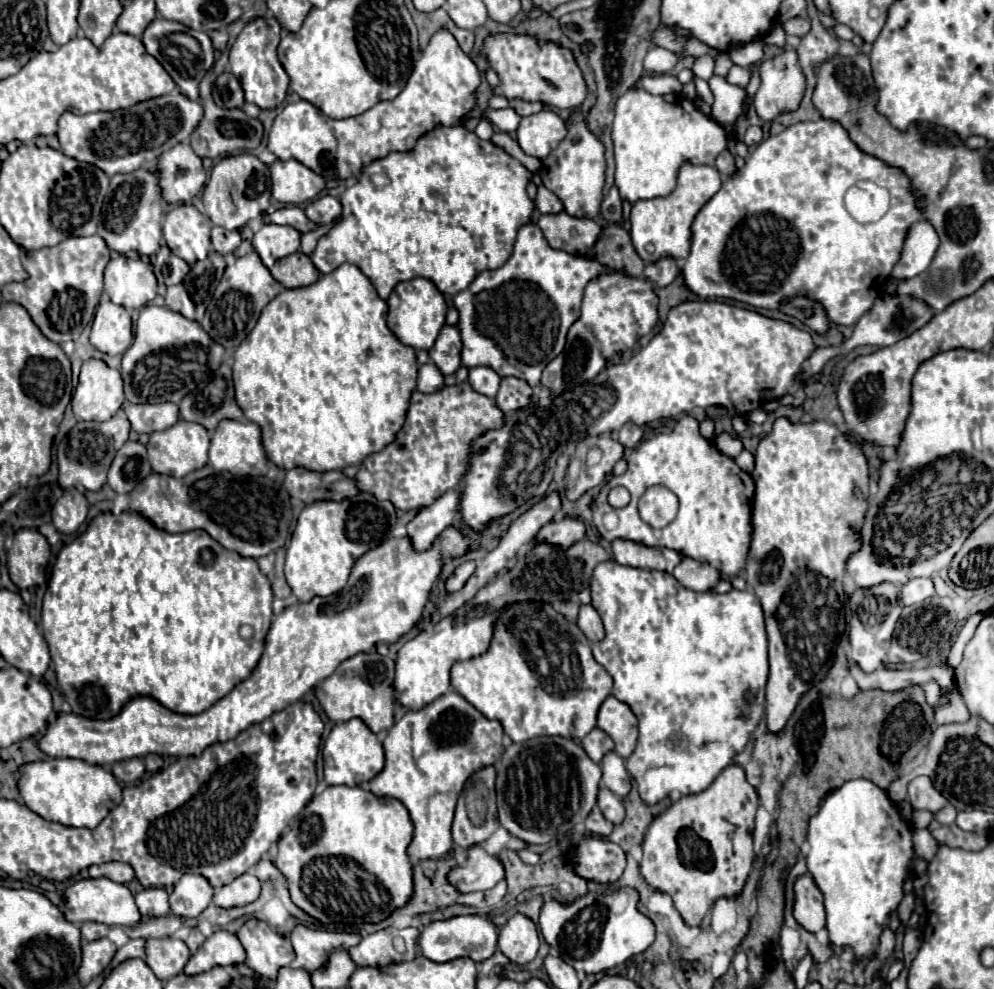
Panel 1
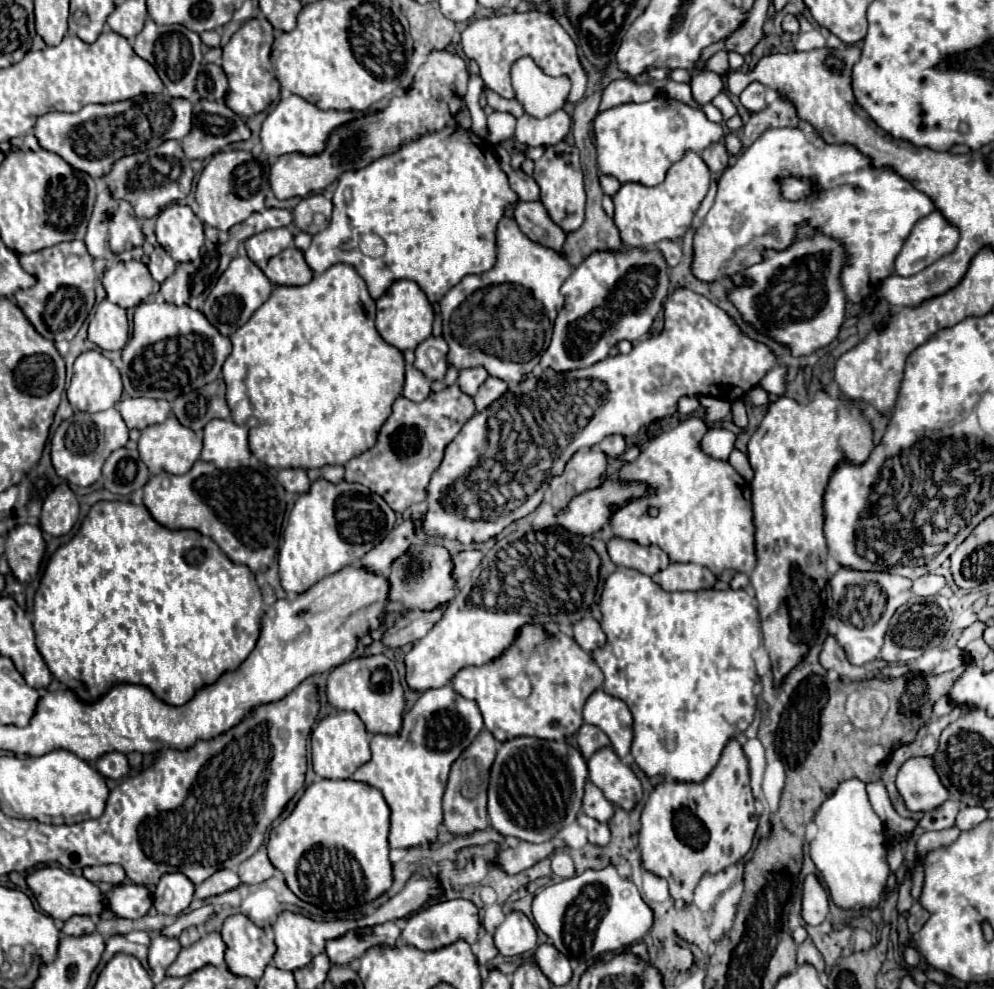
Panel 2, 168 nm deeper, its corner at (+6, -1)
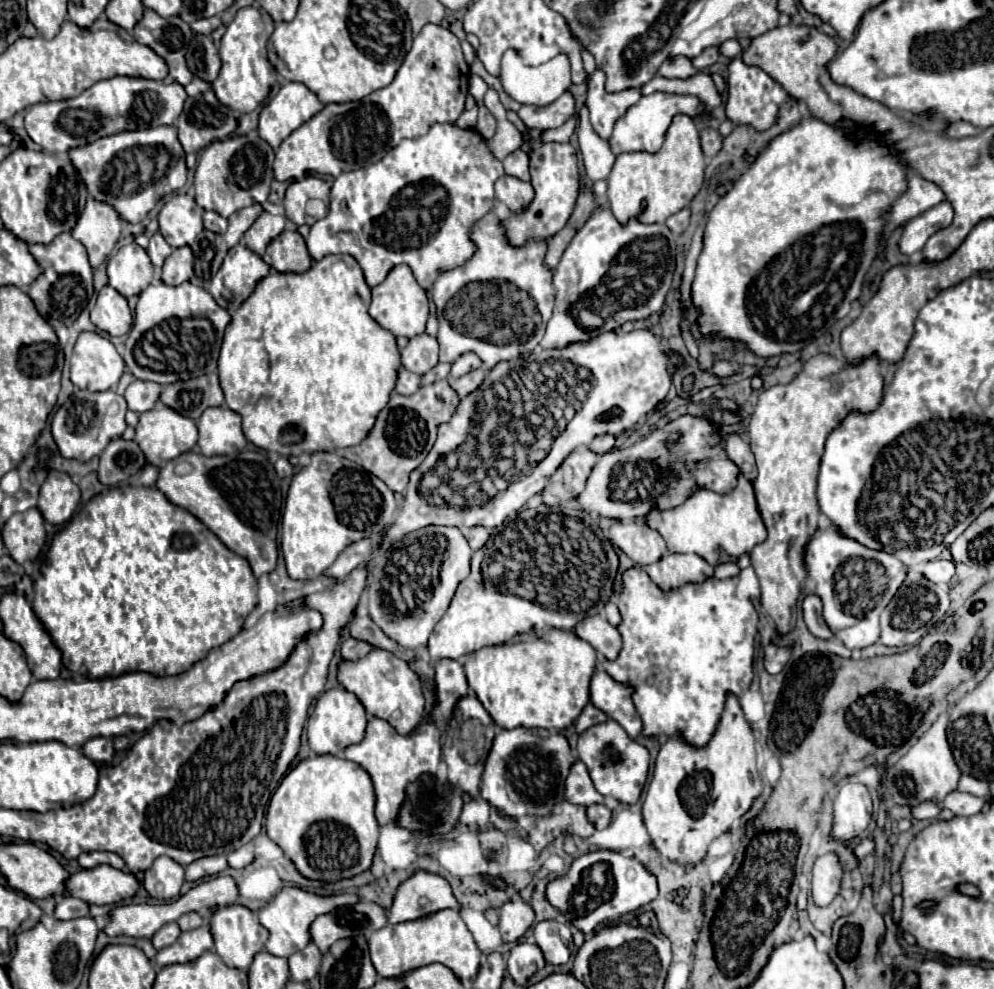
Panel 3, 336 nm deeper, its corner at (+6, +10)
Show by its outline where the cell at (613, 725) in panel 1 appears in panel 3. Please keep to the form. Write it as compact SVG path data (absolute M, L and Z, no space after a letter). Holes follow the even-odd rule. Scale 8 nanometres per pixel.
M596 670L590 682L590 702L608 718L616 720L630 738L642 732L642 720L632 704L632 688L612 680L604 670Z

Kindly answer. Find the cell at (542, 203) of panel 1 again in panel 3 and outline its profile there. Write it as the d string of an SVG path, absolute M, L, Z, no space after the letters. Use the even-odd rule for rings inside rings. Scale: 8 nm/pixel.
M516 150L512 154L508 154L504 160L504 170L508 176L520 178L522 182L530 182L530 172L528 172L528 154L522 150Z

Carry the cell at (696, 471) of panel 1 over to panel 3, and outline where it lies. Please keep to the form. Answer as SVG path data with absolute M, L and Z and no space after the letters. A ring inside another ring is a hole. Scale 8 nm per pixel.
M742 474L738 476L738 484L728 494L710 492L706 488L698 488L684 504L670 510L652 508L642 518L650 528L658 530L664 538L668 552L678 554L698 554L712 566L718 562L718 550L726 550L730 556L738 558L742 554L750 554L754 546L766 540L766 528L762 516L756 508L754 488L752 482L746 480Z

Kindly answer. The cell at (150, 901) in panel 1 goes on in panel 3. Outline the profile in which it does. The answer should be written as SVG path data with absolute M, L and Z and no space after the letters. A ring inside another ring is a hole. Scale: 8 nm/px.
M102 864L92 870L72 874L66 882L66 888L72 896L90 904L120 904L136 896L140 882L130 872Z

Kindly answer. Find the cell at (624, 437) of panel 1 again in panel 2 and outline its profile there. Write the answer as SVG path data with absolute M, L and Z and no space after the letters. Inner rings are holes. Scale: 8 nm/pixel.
M610 435L610 437L606 437L598 447L600 447L600 451L606 457L620 457L626 451L626 443L624 443L622 435Z

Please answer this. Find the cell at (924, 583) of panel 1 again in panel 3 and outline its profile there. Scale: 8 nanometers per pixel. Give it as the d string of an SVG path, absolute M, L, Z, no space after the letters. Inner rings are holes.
M934 560L934 562L928 562L924 566L922 574L932 582L946 582L954 574L954 564L946 562L946 560Z

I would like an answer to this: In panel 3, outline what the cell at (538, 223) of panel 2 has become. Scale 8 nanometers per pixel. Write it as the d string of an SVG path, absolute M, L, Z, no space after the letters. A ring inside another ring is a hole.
M502 176L496 182L496 198L506 204L510 212L524 212L530 206L530 200L534 200L534 188L530 182Z

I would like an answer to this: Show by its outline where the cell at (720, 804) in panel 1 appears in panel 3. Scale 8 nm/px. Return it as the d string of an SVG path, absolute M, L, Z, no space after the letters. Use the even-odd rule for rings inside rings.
M730 694L718 728L704 748L692 748L680 738L668 738L662 744L642 803L642 816L652 846L672 864L684 868L696 866L702 862L710 842L728 832L752 808L760 792L756 740L744 720L738 698Z

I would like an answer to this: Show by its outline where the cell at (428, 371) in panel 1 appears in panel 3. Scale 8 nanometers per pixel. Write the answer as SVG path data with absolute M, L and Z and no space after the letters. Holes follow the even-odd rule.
M400 368L398 370L398 382L396 382L396 392L398 394L404 394L404 396L410 396L410 394L414 394L414 392L418 392L418 388L420 388L420 378L422 376L418 376L418 374L414 374L414 372L406 372L406 368Z

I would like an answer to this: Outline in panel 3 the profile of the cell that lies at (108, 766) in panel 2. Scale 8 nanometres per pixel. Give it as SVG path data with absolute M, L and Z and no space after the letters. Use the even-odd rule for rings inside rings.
M92 738L82 746L82 752L96 764L108 764L114 758L112 738Z

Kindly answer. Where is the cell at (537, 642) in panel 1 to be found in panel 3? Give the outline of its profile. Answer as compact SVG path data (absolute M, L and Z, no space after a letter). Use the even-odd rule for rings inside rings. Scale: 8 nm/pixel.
M552 628L548 636L538 636L528 642L512 642L502 646L486 646L464 658L464 672L468 686L476 692L482 706L494 718L500 728L546 728L564 730L568 728L588 704L588 686L596 668L596 650L580 640L574 632Z

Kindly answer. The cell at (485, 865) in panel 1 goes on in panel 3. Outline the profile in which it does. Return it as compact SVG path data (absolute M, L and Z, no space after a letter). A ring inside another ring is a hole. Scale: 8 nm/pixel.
M282 888L278 892L278 896L268 902L264 908L260 908L258 916L260 916L260 924L270 932L270 938L266 942L266 950L274 956L292 956L296 950L302 950L306 948L306 944L310 942L310 924L326 914L326 912L332 912L334 908L340 908L340 906L350 906L350 904L358 904L360 898L358 894L340 894L340 896L330 896L330 898L322 898L322 896L316 896L316 894L310 894L310 892L304 892L300 888Z

